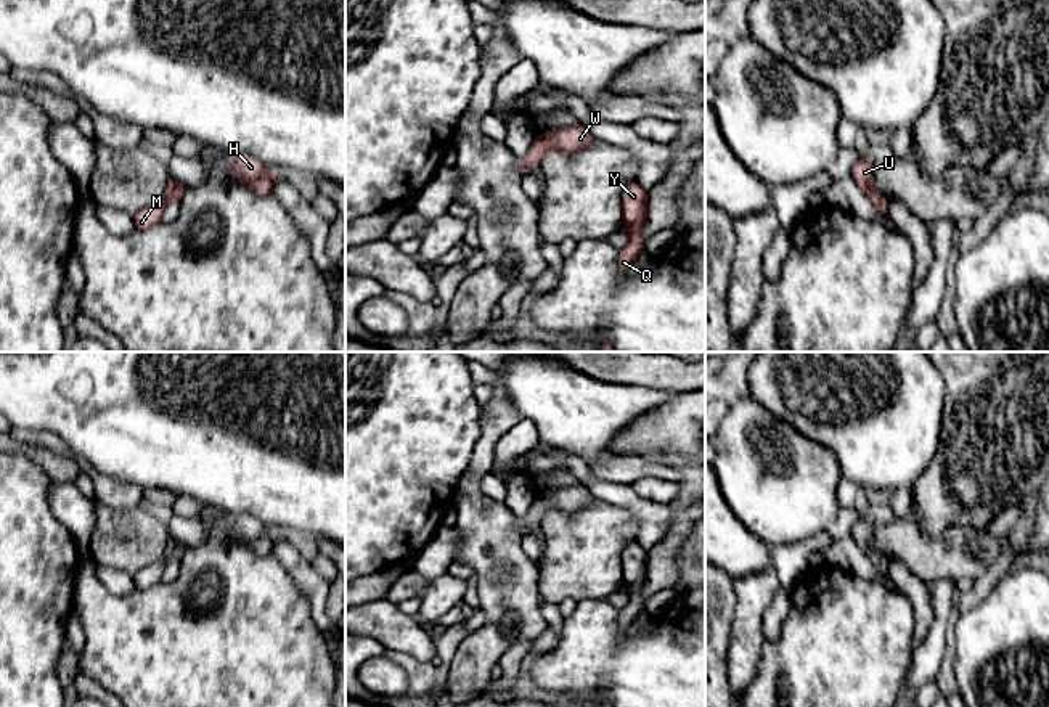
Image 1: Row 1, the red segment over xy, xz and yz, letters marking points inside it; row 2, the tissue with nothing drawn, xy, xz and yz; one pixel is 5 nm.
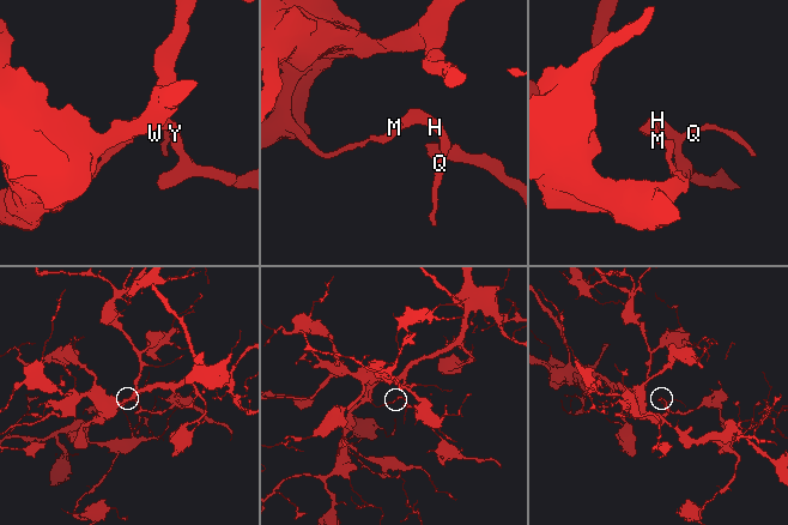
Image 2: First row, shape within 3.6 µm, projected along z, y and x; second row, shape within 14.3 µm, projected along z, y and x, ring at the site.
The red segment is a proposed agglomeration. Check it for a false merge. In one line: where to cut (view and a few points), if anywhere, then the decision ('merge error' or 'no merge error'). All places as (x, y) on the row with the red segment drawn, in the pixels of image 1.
cut none; no merge error

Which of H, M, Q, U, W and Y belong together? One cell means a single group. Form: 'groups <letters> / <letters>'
groups H M Q U W Y

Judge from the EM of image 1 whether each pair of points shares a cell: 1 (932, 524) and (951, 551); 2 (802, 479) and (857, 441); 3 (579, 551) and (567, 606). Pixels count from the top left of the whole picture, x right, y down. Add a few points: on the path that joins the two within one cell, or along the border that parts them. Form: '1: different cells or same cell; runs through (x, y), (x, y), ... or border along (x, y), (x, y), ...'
1: different cells; border along (913, 516), (932, 537), (953, 526), (977, 527)
2: different cells; border along (804, 434), (834, 455), (842, 476)
3: different cells; border along (577, 601), (564, 598), (558, 604)

